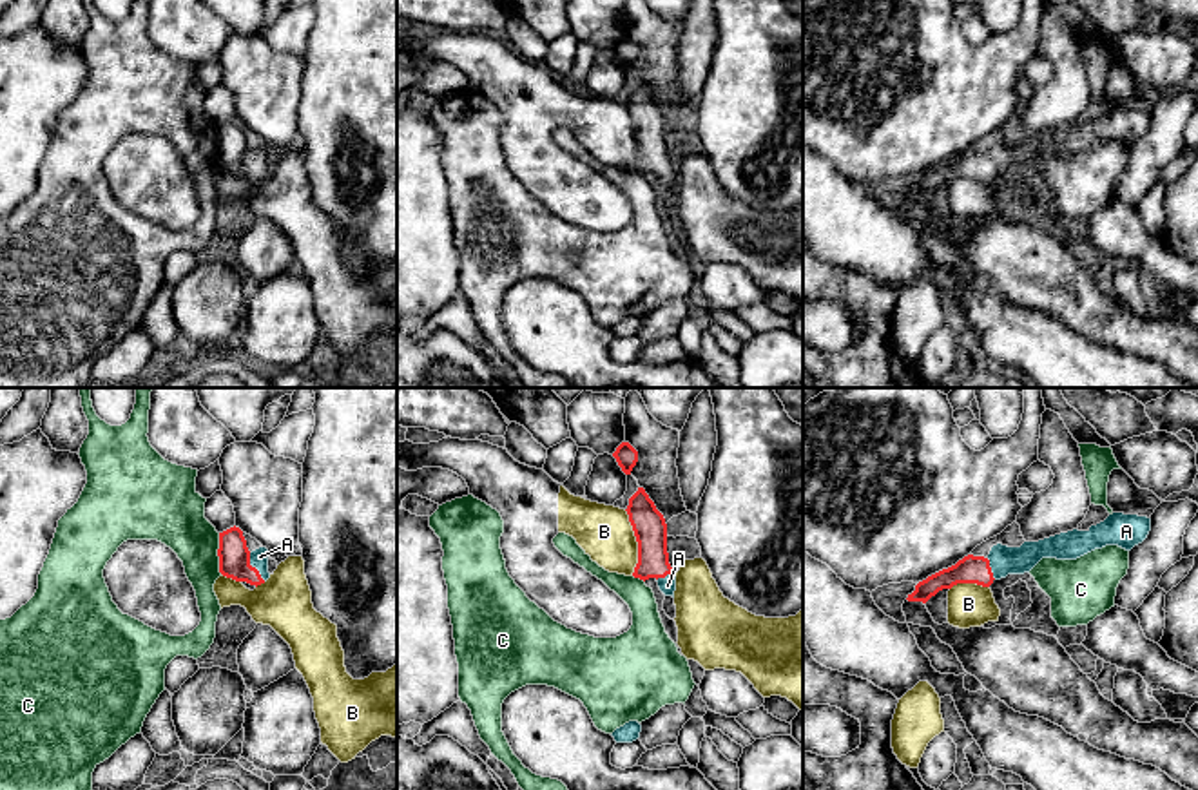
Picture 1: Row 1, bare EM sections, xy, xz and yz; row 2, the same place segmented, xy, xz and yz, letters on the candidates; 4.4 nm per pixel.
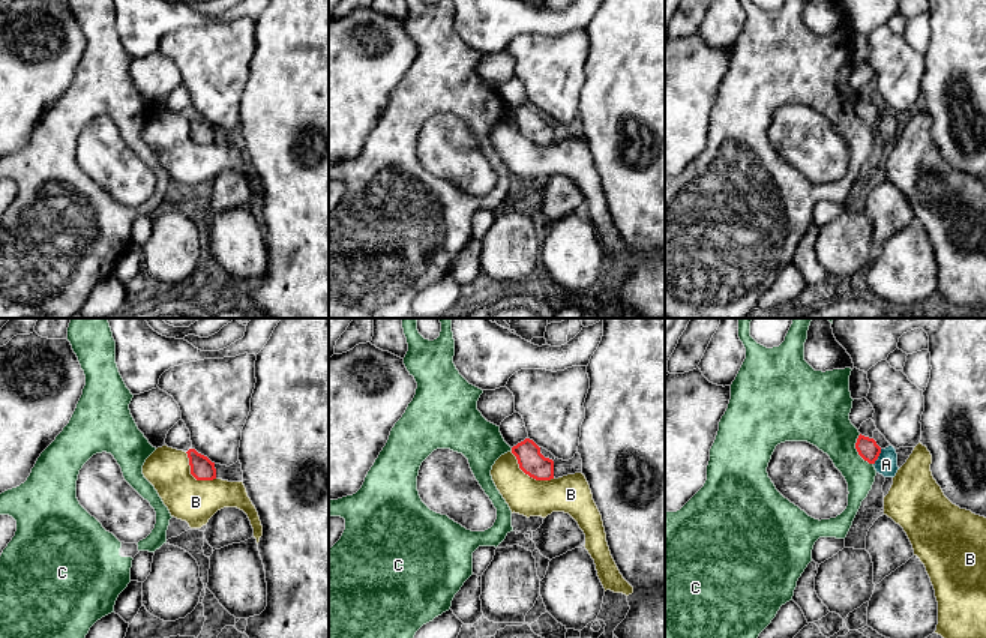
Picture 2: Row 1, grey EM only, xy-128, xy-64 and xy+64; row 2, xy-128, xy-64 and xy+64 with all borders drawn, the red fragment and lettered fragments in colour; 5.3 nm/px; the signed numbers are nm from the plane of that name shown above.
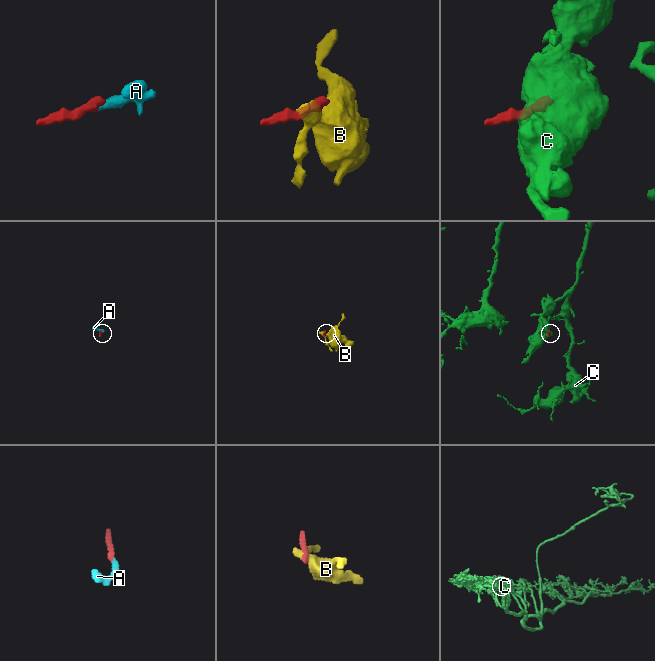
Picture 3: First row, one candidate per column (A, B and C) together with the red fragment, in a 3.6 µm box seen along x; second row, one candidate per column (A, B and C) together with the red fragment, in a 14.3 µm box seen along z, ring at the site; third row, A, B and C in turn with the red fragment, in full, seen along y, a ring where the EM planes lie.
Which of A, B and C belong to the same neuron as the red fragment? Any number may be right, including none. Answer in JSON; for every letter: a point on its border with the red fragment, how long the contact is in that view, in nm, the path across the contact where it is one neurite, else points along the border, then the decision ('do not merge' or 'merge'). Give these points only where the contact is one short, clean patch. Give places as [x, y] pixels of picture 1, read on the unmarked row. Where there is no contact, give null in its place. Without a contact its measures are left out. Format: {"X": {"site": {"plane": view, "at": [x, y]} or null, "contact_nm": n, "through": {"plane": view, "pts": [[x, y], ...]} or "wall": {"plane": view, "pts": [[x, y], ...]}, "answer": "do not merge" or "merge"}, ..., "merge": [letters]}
{"A": {"site": {"plane": "xy", "at": [254, 162]}, "contact_nm": 150, "through": {"plane": "xy", "pts": [[234, 153], [241, 160], [254, 162], [260, 151]]}, "answer": "merge"}, "B": {"site": {"plane": "xz", "at": [637, 134]}, "contact_nm": 300, "wall": {"plane": "xz", "pts": [[624, 104], [637, 136], [633, 169]]}, "answer": "do not merge"}, "C": {"site": {"plane": "xy", "at": [218, 147]}, "contact_nm": 180, "wall": {"plane": "xy", "pts": [[218, 127], [218, 163], [222, 167]]}, "answer": "do not merge"}, "merge": ["A"]}

